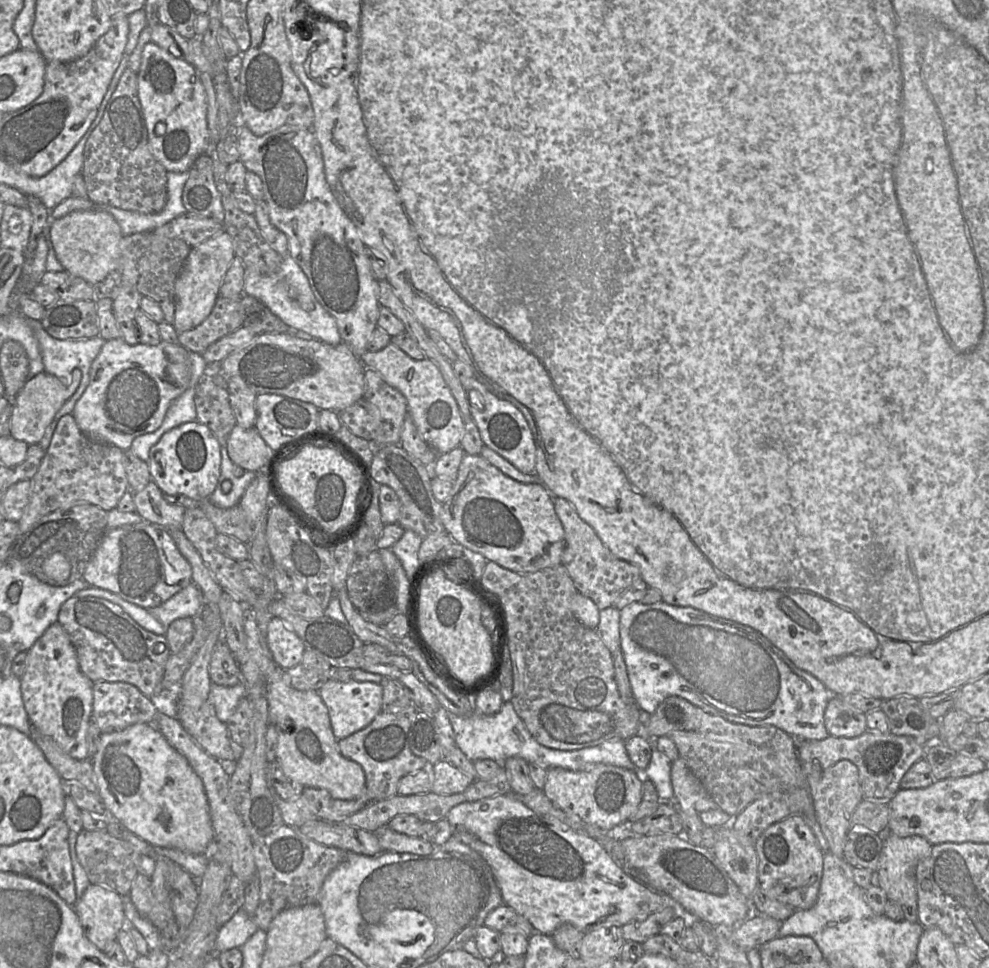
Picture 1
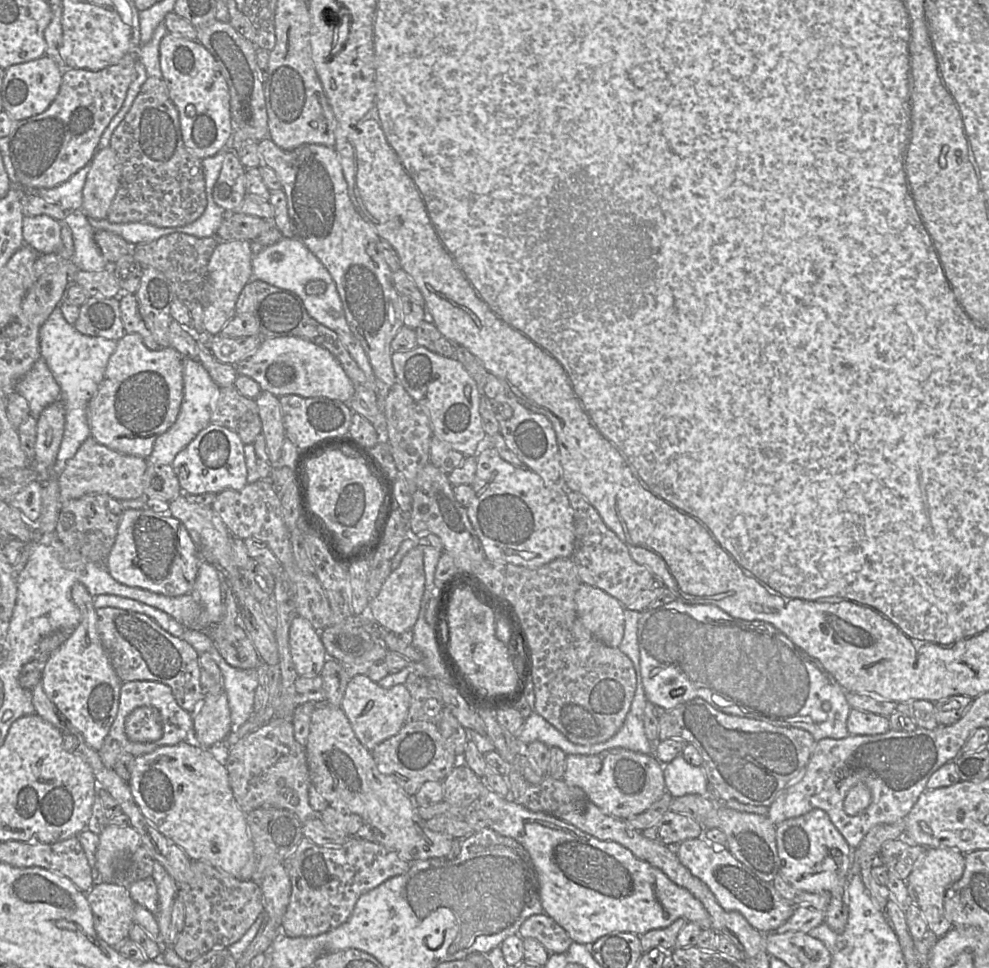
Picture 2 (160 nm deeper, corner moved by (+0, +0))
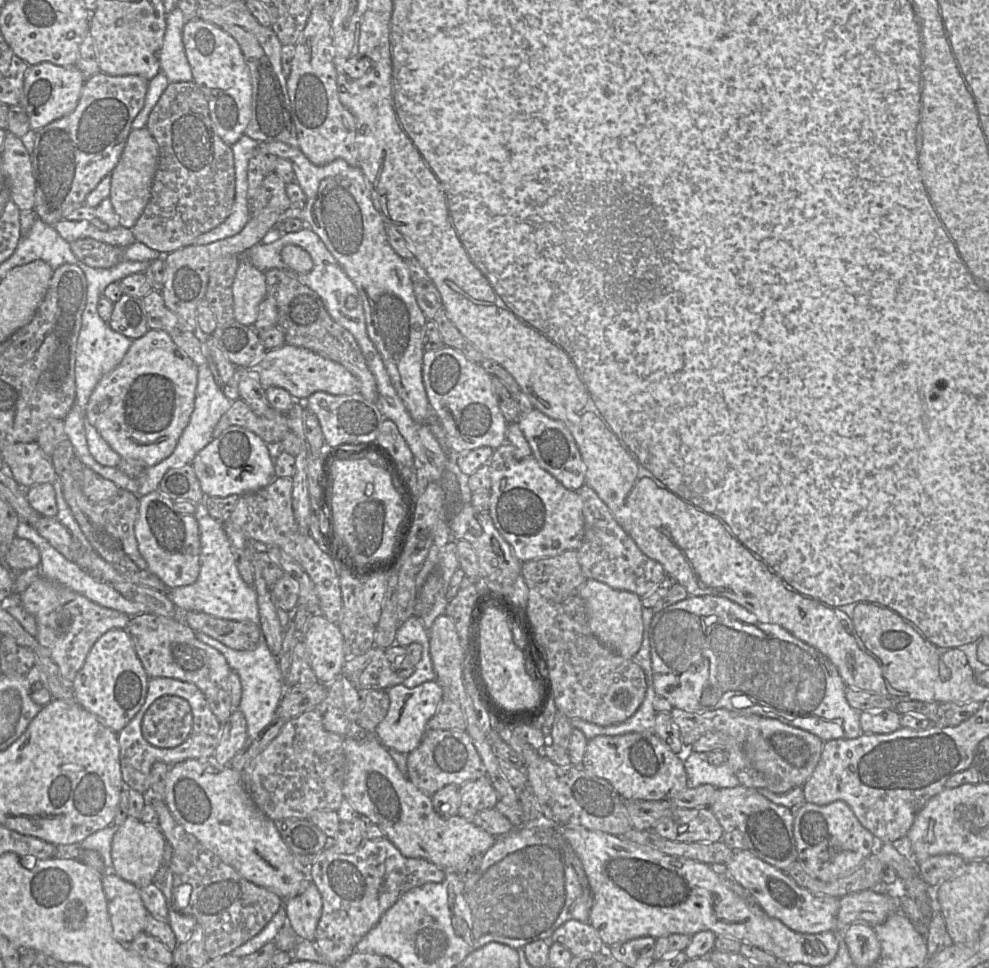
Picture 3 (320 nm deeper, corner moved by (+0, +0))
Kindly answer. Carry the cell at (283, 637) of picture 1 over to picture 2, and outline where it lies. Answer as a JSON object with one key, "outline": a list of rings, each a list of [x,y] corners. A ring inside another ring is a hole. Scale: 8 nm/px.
{"outline":[[[297,616],[289,628],[290,654],[299,676],[319,676],[327,660],[319,631],[305,618]]]}

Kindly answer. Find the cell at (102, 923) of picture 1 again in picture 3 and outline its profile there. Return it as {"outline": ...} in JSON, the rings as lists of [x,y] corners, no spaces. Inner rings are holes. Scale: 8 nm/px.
{"outline":[[[114,872],[103,875],[102,887],[107,899],[113,935],[123,944],[131,943],[144,933],[150,916],[140,894],[140,888]]]}

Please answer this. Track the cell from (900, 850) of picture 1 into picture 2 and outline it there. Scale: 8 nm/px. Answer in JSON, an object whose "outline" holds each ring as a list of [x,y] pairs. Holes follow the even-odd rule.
{"outline":[[[928,848],[906,879],[909,903],[915,904],[920,909],[929,931],[939,938],[953,928],[945,917],[944,898],[946,891],[962,877],[964,868],[964,853],[951,848]]]}

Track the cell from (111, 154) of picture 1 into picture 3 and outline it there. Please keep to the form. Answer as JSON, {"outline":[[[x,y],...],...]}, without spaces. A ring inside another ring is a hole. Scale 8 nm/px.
{"outline":[[[193,81],[169,83],[145,128],[158,144],[159,161],[150,201],[131,231],[137,242],[168,254],[195,245],[197,237],[231,214],[236,197],[234,155],[214,129],[203,88]]]}

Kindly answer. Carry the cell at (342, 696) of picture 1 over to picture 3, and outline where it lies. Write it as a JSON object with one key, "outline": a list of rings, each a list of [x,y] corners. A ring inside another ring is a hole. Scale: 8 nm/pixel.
{"outline":[[[428,681],[413,688],[399,684],[385,689],[385,691],[389,696],[390,705],[386,716],[377,725],[374,736],[388,750],[408,754],[420,744],[427,733],[427,722],[436,713],[443,690],[436,681]]]}

